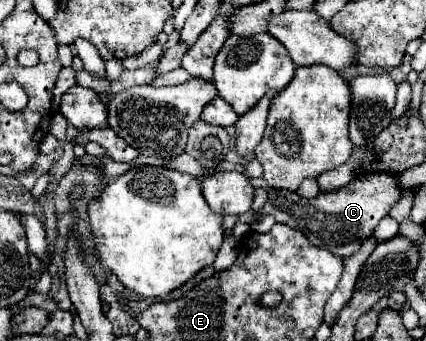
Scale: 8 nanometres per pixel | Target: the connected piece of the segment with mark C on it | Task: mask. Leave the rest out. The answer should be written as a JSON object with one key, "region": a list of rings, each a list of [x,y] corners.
{"region":[[[360,172],[350,184],[336,188],[336,192],[318,192],[316,198],[302,198],[296,192],[284,188],[270,188],[268,200],[260,212],[252,216],[252,222],[258,222],[266,216],[274,216],[276,222],[288,224],[304,232],[304,236],[320,248],[326,248],[342,258],[348,258],[358,252],[360,244],[372,236],[376,224],[390,212],[390,206],[400,198],[400,186],[390,174],[372,174]]]}

